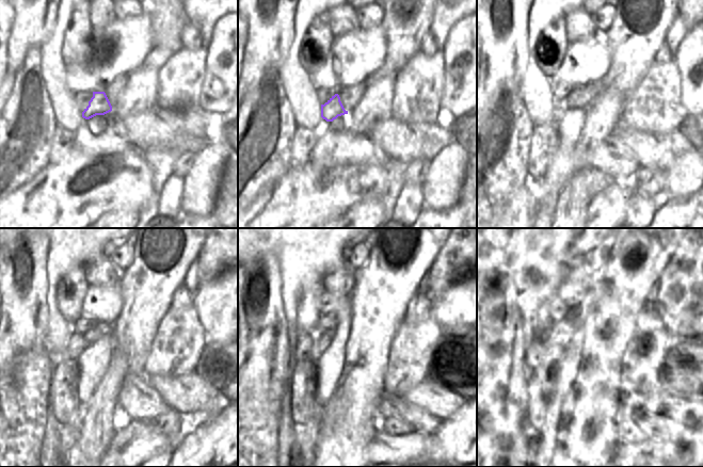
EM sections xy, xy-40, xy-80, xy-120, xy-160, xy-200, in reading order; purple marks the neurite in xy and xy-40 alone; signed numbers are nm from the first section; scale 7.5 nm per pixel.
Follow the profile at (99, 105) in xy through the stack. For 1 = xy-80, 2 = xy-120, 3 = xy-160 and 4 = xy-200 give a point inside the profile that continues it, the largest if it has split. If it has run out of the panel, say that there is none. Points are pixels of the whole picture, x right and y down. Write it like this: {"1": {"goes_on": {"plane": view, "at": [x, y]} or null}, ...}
{"1": {"goes_on": {"plane": "xy-80", "at": [560, 107]}}, "2": {"goes_on": {"plane": "xy-120", "at": [77, 344]}}, "3": {"goes_on": {"plane": "xy-160", "at": [301, 348]}}, "4": {"goes_on": {"plane": "xy-200", "at": [534, 348]}}}

